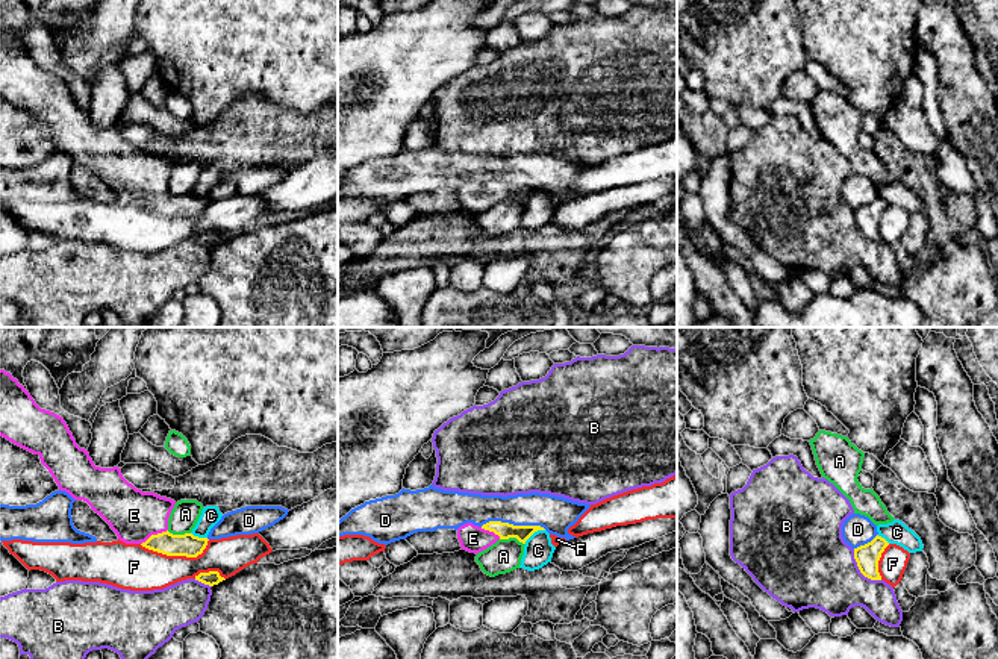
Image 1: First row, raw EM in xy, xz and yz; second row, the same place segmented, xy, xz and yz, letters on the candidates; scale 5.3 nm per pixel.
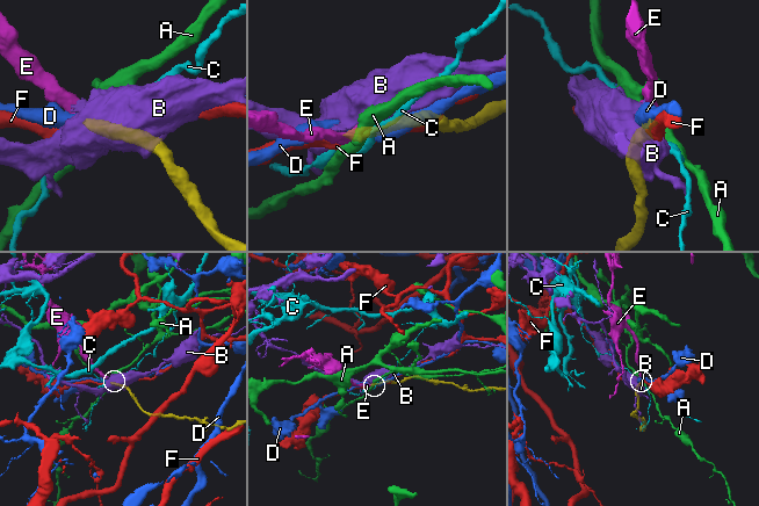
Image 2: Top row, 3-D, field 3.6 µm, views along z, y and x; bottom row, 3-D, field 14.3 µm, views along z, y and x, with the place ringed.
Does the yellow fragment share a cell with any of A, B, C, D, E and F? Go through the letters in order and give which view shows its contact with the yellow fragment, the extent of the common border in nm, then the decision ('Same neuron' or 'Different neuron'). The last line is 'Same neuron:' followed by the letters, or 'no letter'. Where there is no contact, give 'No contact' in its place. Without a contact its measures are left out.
A: Touches yellow in xz. Shared border 140 nm. Different neuron
B: Touches yellow in yz. Shared border 220 nm. Different neuron
C: Touches yellow in xz. Shared border 130 nm. Different neuron
D: Touches yellow in xz. Shared border 360 nm. Different neuron
E: Touches yellow in xy. Shared border 170 nm. Same neuron
F: Touches yellow in xy. Shared border 380 nm. Different neuron
Same neuron: E

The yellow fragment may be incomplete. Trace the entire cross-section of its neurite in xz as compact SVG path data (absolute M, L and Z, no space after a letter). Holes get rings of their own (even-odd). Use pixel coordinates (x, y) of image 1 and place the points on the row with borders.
M489 521L482 527L466 523L457 529L457 539L462 550L480 553L495 544L498 539L516 538L526 541L538 530L545 530L541 526L513 526L501 521Z

